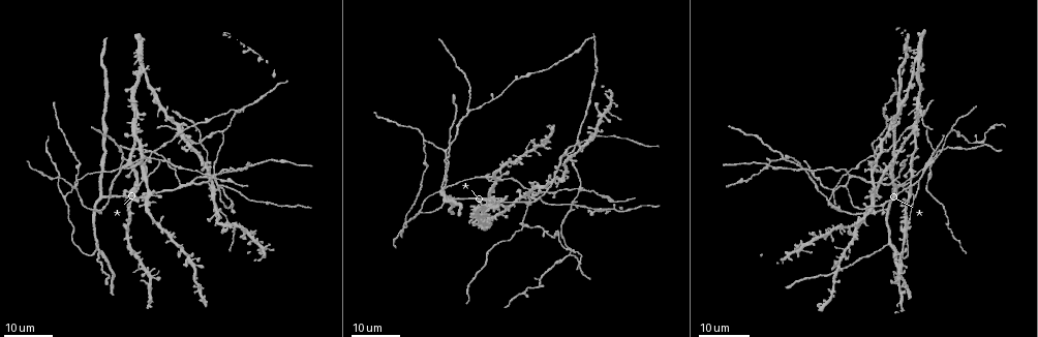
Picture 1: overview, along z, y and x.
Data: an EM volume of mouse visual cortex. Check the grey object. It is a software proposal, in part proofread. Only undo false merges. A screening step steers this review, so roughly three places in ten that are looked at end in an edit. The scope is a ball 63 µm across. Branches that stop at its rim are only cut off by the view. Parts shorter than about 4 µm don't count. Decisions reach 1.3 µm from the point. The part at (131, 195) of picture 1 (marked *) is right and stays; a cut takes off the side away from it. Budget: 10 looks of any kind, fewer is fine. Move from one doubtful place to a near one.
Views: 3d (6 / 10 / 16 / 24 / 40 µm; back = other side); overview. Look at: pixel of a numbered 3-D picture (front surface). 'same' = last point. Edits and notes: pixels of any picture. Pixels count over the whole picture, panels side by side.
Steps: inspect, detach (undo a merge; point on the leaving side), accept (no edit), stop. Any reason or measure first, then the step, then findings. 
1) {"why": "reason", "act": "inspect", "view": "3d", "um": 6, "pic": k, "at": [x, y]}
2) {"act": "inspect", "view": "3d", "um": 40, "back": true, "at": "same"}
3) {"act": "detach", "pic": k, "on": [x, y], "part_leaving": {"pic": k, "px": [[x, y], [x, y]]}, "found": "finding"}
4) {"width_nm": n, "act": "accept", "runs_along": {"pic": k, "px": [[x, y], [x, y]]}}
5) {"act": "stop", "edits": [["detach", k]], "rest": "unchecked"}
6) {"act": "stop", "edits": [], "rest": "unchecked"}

{"why": "four-way junction", "act": "inspect", "view": "3d", "um": 24, "pic": 1, "at": [912, 134]}

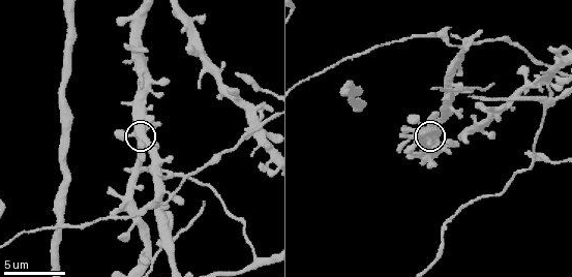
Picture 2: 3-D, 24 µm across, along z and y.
{"act": "inspect", "view": "3d", "um": 6, "pic": 2, "at": [138, 132]}

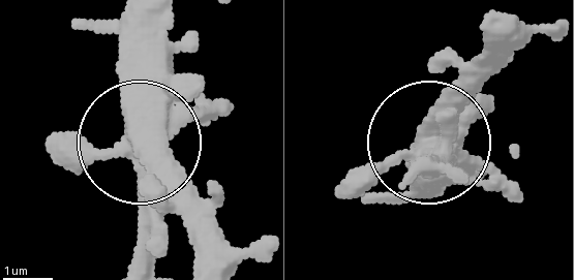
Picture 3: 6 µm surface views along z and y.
{"arms": 4, "act": "accept", "runs_along": {"pic": 3, "px": [[144, 24], [144, 258]]}, "found": "one neuron here"}

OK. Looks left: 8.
{"act": "inspect", "view": "3d", "um": 16, "pic": 1, "at": [191, 181]}

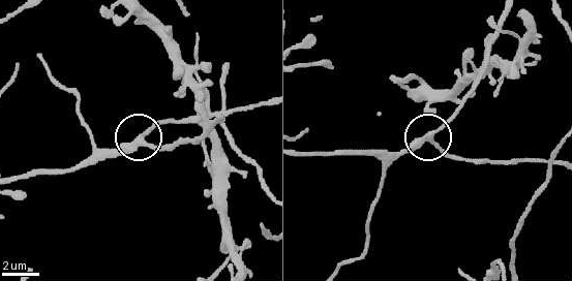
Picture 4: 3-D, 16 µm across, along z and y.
{"act": "inspect", "view": "3d", "um": 6, "pic": 4, "at": [431, 135]}

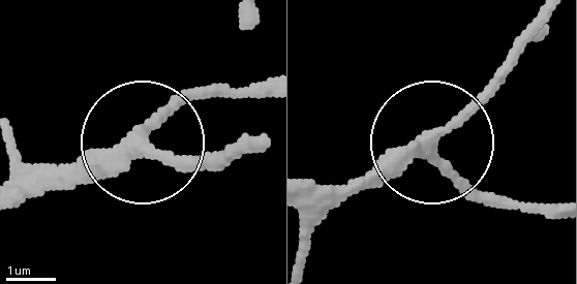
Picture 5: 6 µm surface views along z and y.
{"act": "accept", "runs_along": {"pic": 5, "px": [[309, 183], [359, 183], [437, 151], [503, 203]]}, "found": "all the same neuron"}

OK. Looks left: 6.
{"why": "four or more arms meet", "act": "inspect", "view": "3d", "um": 16, "pic": 1, "at": [561, 233]}

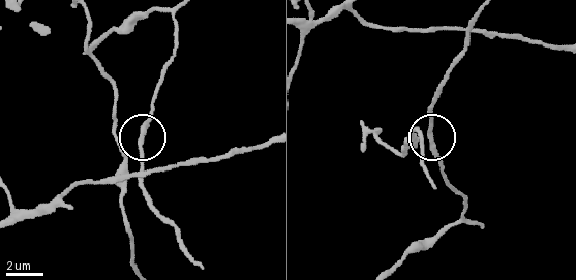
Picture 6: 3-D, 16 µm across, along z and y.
{"act": "inspect", "view": "3d", "um": 10, "pic": 6, "at": [140, 142]}

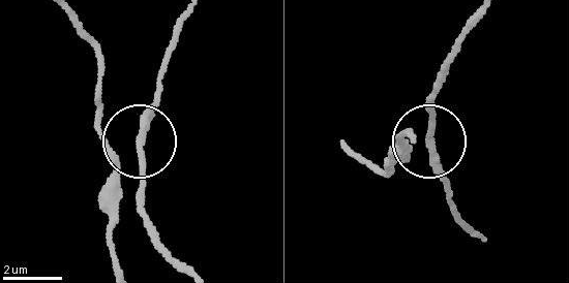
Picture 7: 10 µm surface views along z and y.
{"arms": 4, "act": "accept", "runs_along": {"pic": 7, "px": [[477, 16], [438, 89], [432, 133], [393, 149]]}, "found": "one neuron here"}

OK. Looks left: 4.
{"why": "three arms meet", "act": "inspect", "view": "3d", "um": 16, "pic": 1, "at": [847, 177]}

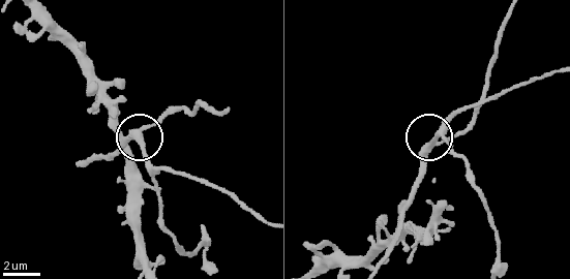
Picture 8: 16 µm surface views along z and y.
{"act": "inspect", "view": "3d", "um": 10, "pic": 8, "at": [428, 145]}

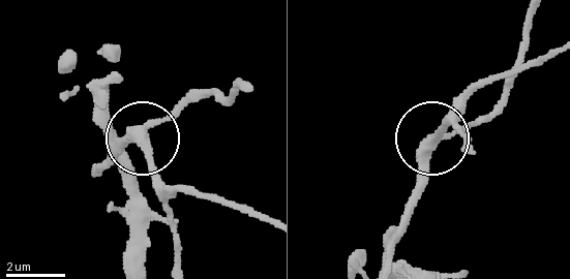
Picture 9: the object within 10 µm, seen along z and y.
{"side_arm_um": 31, "act": "accept", "runs_along": {"pic": 9, "px": [[384, 266], [425, 148], [482, 121]]}, "found": "all the same neuron"}

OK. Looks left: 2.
{"act": "inspect", "view": "3d", "um": 16, "pic": 1, "at": [102, 195]}

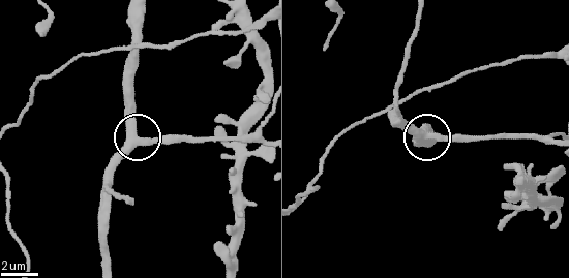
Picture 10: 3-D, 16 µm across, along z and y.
{"act": "inspect", "view": "3d", "um": 10, "pic": 10, "at": [128, 140]}

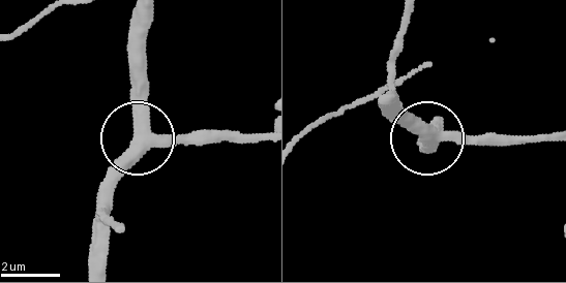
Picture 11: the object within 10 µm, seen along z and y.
{"arms": 3, "act": "accept", "runs_along": {"pic": 11, "px": [[258, 136], [142, 134], [140, 35]]}, "found": "continuous, no second neuron"}

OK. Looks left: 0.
{"act": "stop", "edits": [], "rest": "unchecked"}

